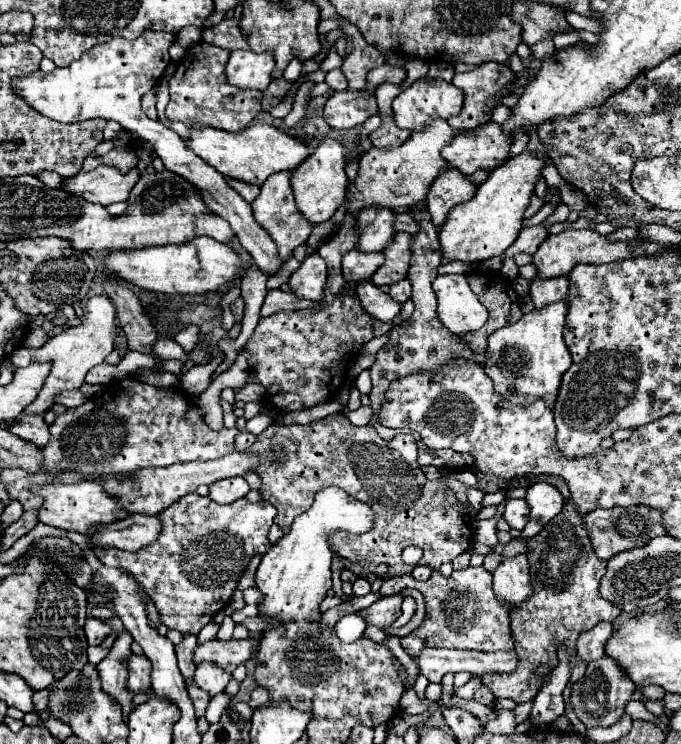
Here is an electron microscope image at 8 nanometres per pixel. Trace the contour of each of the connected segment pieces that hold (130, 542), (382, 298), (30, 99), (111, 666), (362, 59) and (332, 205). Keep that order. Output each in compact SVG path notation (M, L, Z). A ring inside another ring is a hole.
M132 514L126 520L112 522L100 526L92 536L92 542L102 548L120 548L120 550L142 550L144 546L156 542L160 536L162 522L158 516L146 516L146 514Z
M362 282L358 284L356 288L356 296L362 304L362 308L372 314L374 318L382 320L382 322L392 322L400 310L402 310L402 304L392 300L386 292L382 292L378 286L372 286L372 282Z
M146 30L136 40L124 40L116 36L104 44L92 46L88 52L82 54L80 60L72 62L70 66L56 68L50 74L38 70L36 74L14 80L12 84L34 110L38 110L40 114L52 120L80 122L88 118L106 118L106 120L116 120L124 130L136 132L144 142L152 144L154 152L162 158L168 170L188 178L190 182L196 182L196 186L204 190L204 198L208 198L208 206L212 206L212 210L228 218L230 226L236 230L236 238L252 254L258 268L268 276L278 274L284 266L284 260L278 254L276 242L254 220L250 204L246 204L242 196L226 184L220 172L208 166L200 156L192 154L192 150L184 146L182 138L176 132L168 130L160 122L152 122L150 118L146 118L146 114L140 108L142 96L156 86L156 82L160 80L160 76L164 74L170 62L168 48L172 42L174 42L174 34L154 32L154 30Z
M120 630L108 656L98 664L104 690L108 690L108 694L120 700L120 706L124 710L124 720L132 712L132 694L128 692L128 686L126 686L128 658L132 656L130 646L132 646L132 636L126 630Z
M326 18L320 20L318 24L318 32L320 34L328 34L332 30L342 30L342 34L346 34L346 40L352 44L352 52L348 52L342 60L340 70L344 72L348 86L352 90L364 90L366 88L366 74L368 70L384 64L384 56L372 46L368 46L360 34L360 30L350 24L346 18Z
M326 138L296 168L296 178L292 178L292 188L296 190L296 206L300 206L302 214L312 224L326 222L336 212L336 208L344 202L346 188L348 188L348 176L344 172L346 162L348 162L346 146L342 142L338 142L338 140Z

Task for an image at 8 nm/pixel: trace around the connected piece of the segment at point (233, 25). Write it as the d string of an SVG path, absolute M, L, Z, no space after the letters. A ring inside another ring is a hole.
M224 18L220 24L204 28L202 40L212 42L212 44L216 44L220 48L226 48L226 50L238 50L238 48L248 50L250 48L244 34L240 32L240 26L238 26L236 18Z

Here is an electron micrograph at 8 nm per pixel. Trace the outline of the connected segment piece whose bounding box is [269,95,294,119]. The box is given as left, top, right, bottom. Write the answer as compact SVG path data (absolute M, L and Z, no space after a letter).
M286 95L282 102L276 107L272 108L269 113L275 118L283 119L292 109L294 104L294 97Z

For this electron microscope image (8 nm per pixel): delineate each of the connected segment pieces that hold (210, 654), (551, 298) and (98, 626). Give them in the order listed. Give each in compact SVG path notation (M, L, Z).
M230 638L230 640L210 640L206 644L196 646L194 650L194 662L216 662L220 664L226 672L232 672L238 664L244 664L252 658L254 654L254 638Z
M536 276L530 284L530 298L536 308L542 308L552 302L566 300L568 294L568 276L556 276L556 278L540 278Z
M88 618L86 624L84 624L84 630L86 630L88 644L92 644L92 646L98 646L112 632L106 622L100 622L96 618Z

